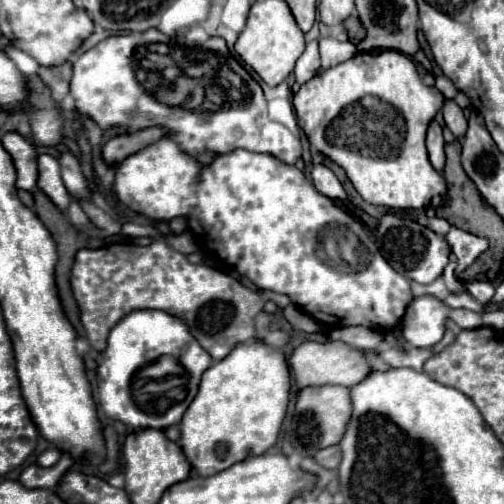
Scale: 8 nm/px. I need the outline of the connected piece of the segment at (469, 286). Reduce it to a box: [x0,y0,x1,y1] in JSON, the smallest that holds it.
[464,282,494,304]

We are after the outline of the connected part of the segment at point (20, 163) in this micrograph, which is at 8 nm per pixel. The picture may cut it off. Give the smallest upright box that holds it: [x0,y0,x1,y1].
[2,132,36,190]

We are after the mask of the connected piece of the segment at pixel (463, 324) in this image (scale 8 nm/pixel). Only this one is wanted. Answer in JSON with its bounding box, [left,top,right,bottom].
[452,309,482,329]

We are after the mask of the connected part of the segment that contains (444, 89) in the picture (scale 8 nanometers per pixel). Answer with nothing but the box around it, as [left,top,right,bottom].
[436,74,458,98]

